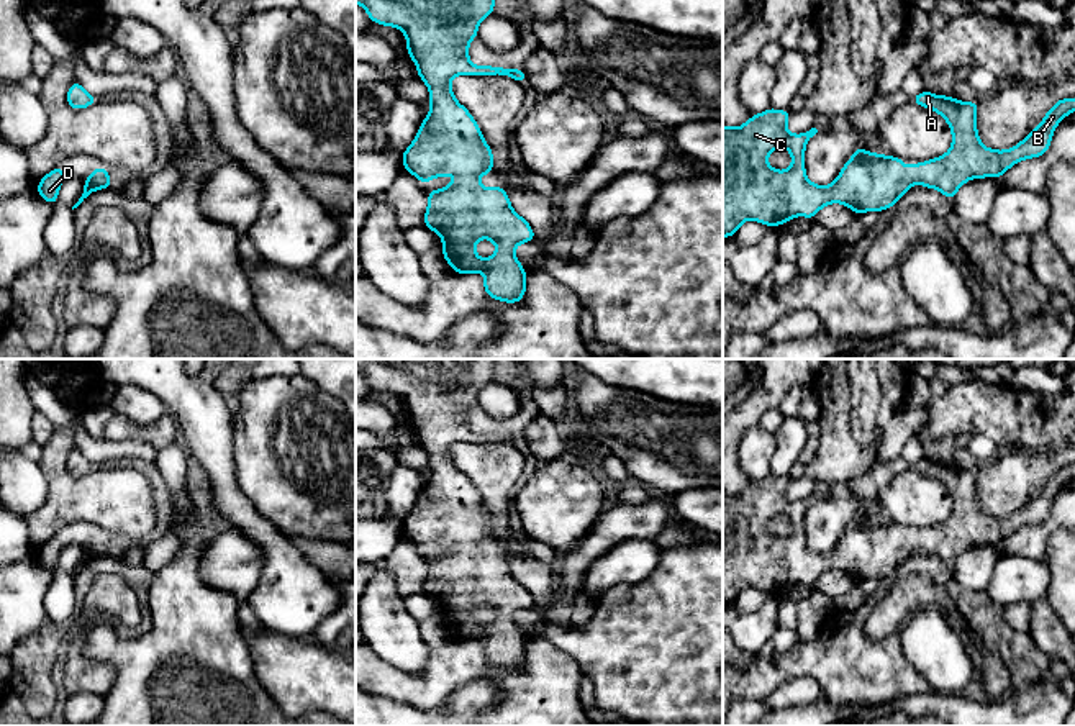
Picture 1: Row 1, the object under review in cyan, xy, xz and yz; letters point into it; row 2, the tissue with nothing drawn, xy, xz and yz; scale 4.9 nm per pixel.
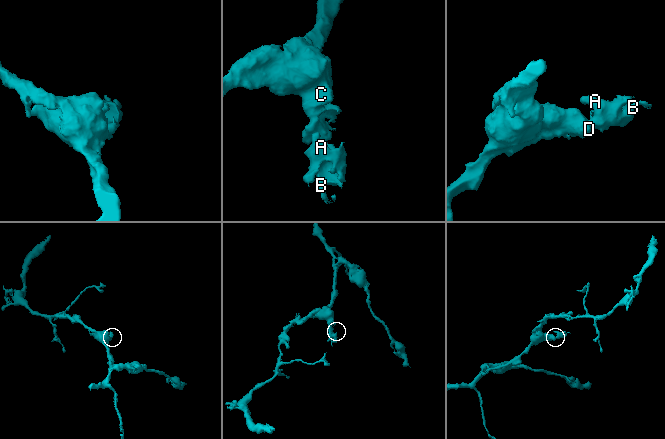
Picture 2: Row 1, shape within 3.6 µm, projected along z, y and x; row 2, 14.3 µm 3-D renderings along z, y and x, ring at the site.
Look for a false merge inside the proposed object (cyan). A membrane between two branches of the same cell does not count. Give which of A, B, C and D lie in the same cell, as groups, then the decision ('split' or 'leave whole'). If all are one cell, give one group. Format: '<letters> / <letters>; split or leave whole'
A B C D; leave whole

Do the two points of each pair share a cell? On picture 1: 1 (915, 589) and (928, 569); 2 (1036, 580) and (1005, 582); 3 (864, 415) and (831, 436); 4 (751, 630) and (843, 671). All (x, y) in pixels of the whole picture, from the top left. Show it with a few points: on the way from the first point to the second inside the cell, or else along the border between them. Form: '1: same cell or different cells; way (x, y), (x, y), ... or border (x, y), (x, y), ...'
1: different cells; border (900, 577), (926, 576), (944, 592), (947, 602)
2: same cell; way (1028, 580), (1013, 580)
3: different cells; border (849, 385), (851, 435), (861, 444), (869, 446)
4: different cells; border (739, 648), (757, 654)

